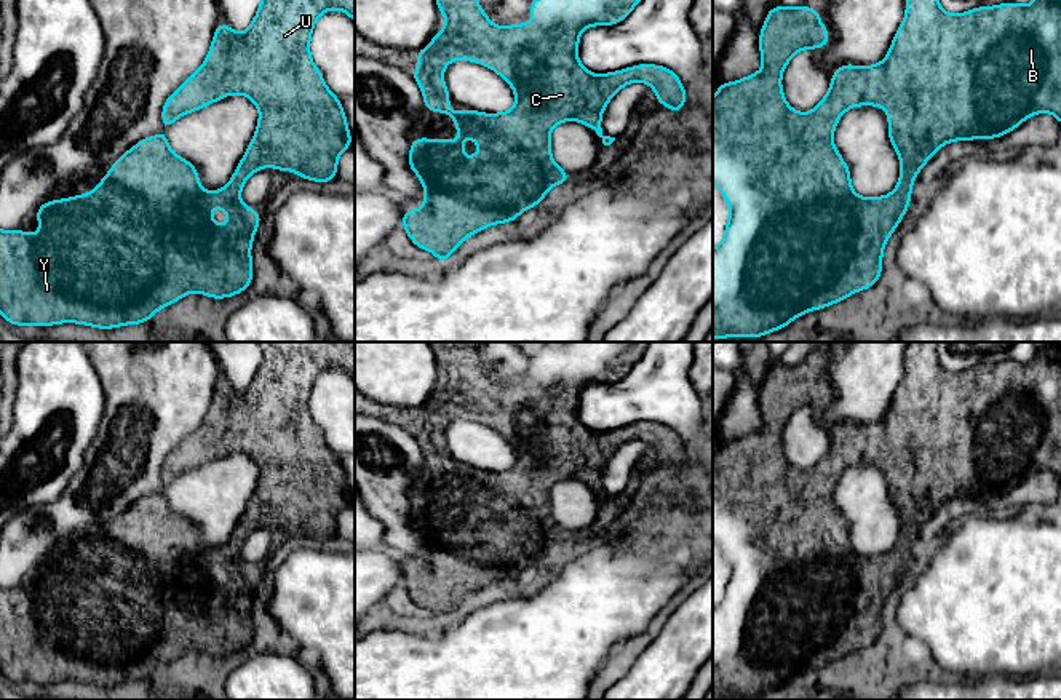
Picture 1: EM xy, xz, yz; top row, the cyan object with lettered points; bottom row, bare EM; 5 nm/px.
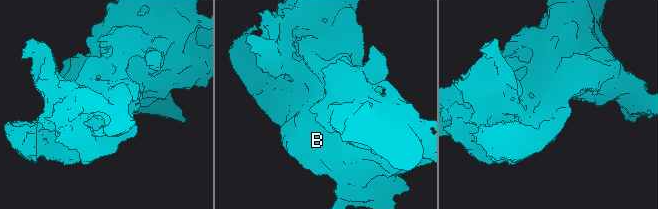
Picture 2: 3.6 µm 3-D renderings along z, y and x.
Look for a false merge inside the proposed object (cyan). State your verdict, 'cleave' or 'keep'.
keep

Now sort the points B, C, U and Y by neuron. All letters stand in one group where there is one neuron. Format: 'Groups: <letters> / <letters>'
Groups: B C U Y

